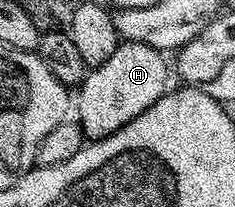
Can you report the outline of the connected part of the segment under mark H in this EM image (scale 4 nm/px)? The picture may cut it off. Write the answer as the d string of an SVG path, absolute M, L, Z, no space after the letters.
M123 41L105 63L88 72L77 89L78 114L75 115L88 140L99 140L117 132L168 92L169 69L164 57L160 50L148 44Z

